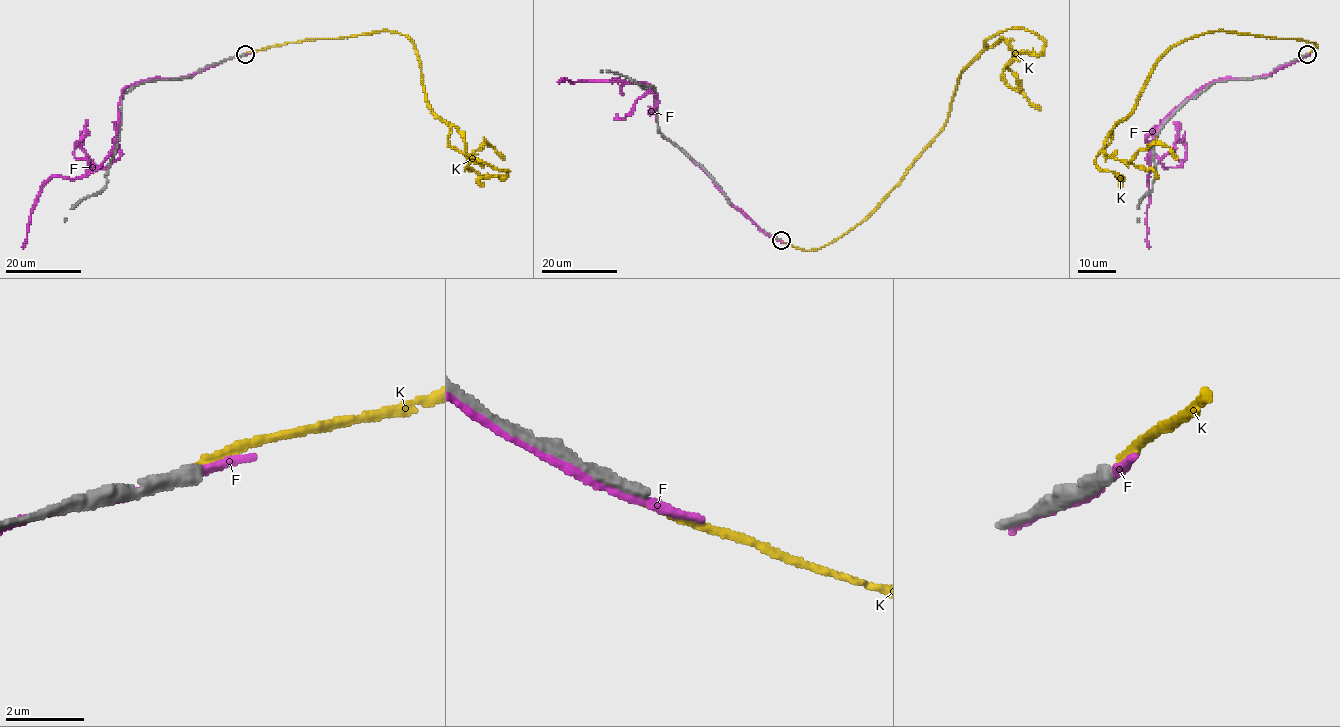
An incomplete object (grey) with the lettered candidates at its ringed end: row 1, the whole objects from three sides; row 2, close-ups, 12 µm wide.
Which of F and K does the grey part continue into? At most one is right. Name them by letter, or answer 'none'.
none

